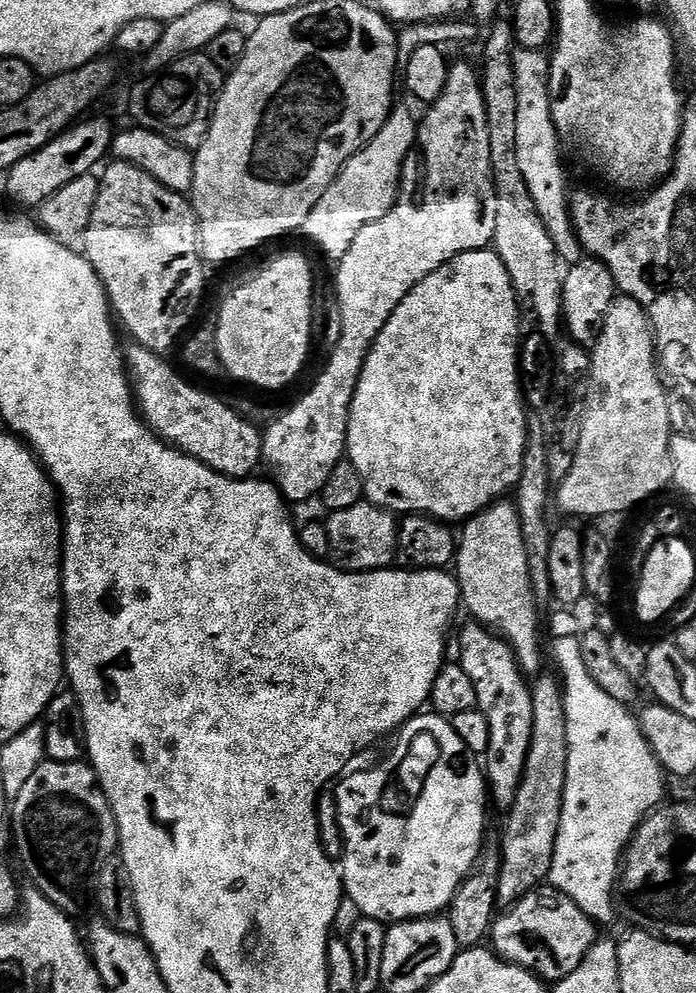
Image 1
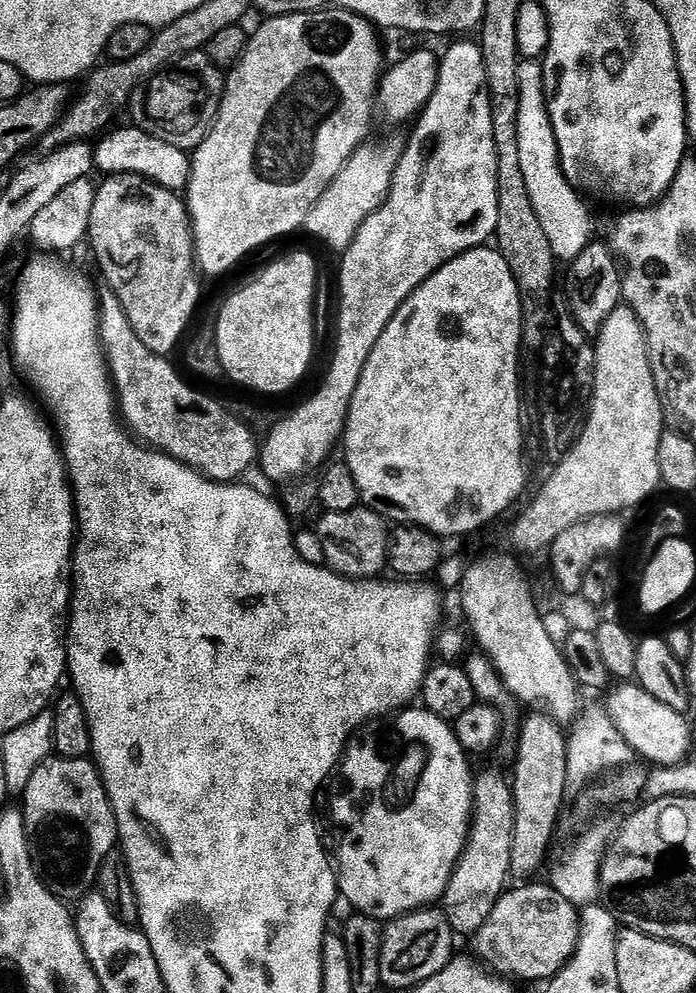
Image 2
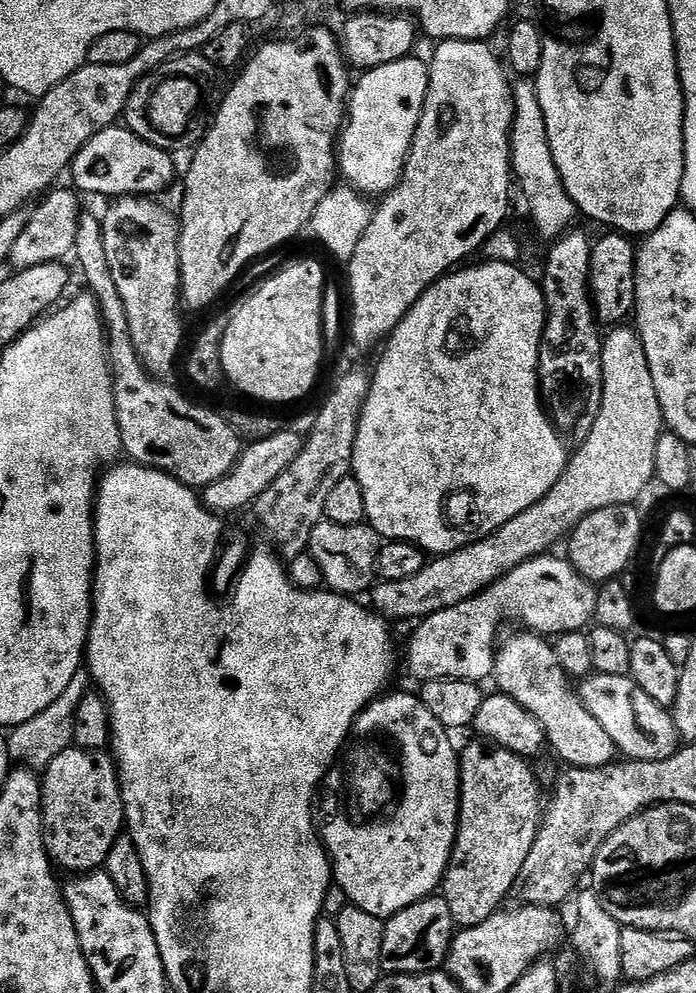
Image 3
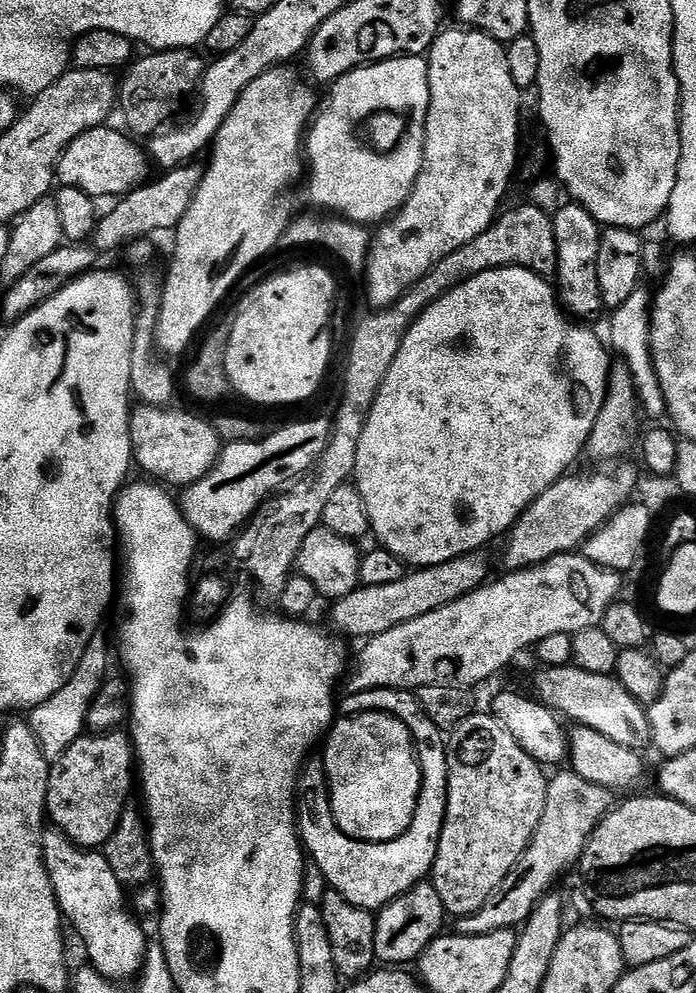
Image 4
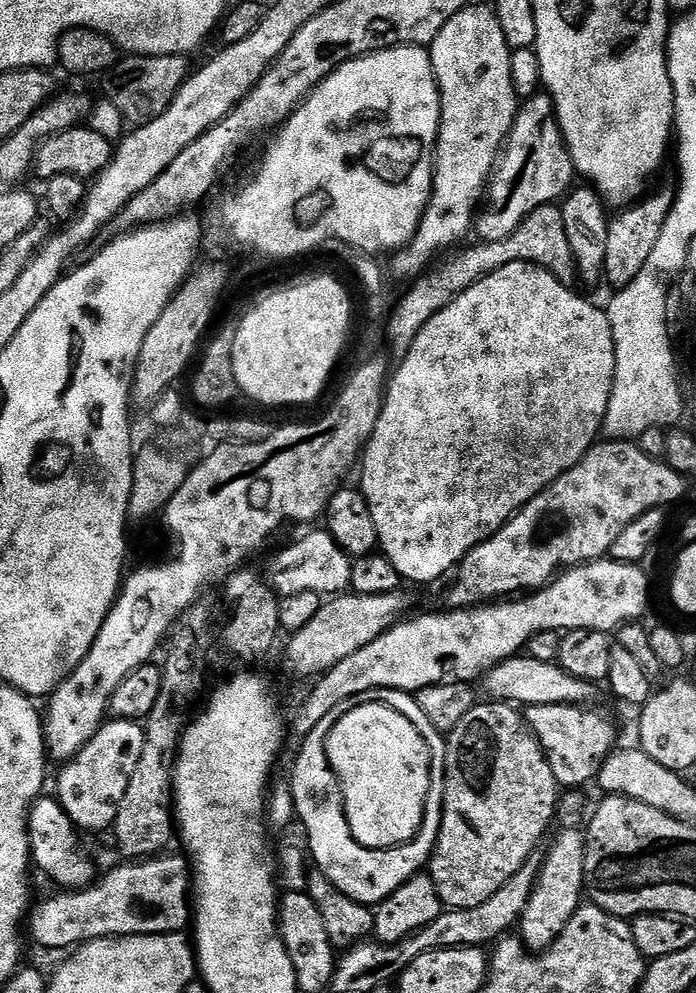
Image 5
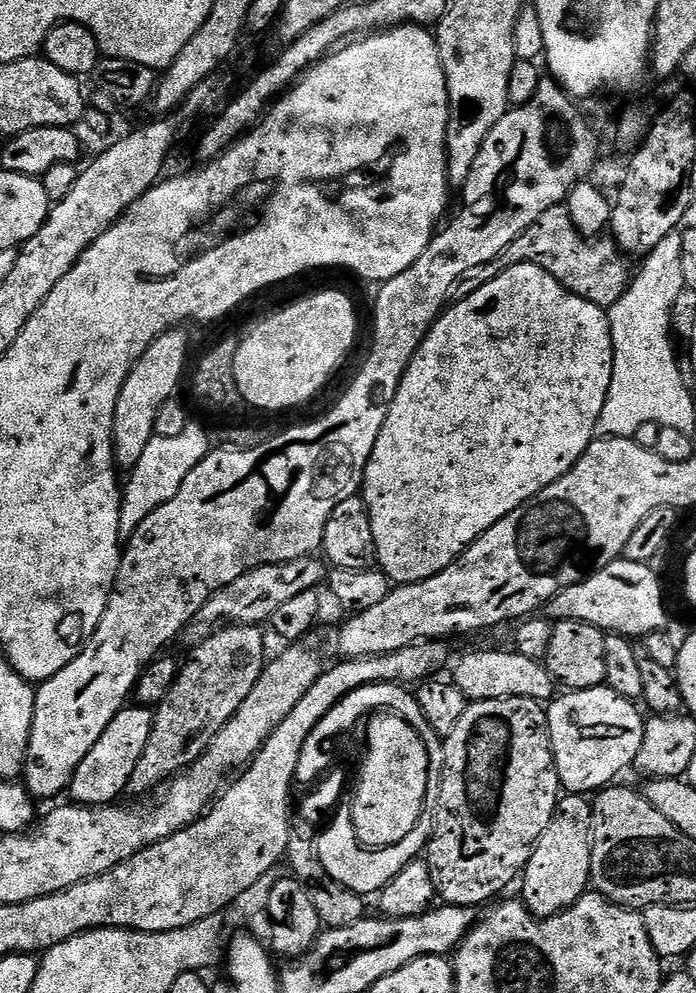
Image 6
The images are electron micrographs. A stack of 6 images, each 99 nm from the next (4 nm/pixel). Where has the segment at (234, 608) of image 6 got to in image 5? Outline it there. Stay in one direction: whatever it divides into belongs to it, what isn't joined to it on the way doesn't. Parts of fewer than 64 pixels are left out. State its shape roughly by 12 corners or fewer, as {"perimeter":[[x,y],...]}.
{"perimeter":[[327,530],[268,564],[277,597],[349,591],[352,560]]}

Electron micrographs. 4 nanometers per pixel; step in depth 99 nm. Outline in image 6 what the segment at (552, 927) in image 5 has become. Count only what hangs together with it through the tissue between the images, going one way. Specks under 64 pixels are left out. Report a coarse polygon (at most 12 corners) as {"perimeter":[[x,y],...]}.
{"perimeter":[[561,795],[524,867],[537,918],[577,904],[592,883],[592,806]]}

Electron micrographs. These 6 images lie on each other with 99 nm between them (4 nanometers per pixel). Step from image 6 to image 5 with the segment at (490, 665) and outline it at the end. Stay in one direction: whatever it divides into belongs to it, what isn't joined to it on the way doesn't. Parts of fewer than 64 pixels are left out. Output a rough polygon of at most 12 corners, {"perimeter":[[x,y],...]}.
{"perimeter":[[517,654],[482,677],[516,706],[589,703],[593,685]]}

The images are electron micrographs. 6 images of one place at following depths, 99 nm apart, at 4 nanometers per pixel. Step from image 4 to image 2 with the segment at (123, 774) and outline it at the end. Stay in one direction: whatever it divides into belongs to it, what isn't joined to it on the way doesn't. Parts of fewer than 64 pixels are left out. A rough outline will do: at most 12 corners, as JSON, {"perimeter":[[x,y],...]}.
{"perimeter":[[53,755],[22,800],[32,861],[83,900],[120,828],[88,758]]}

